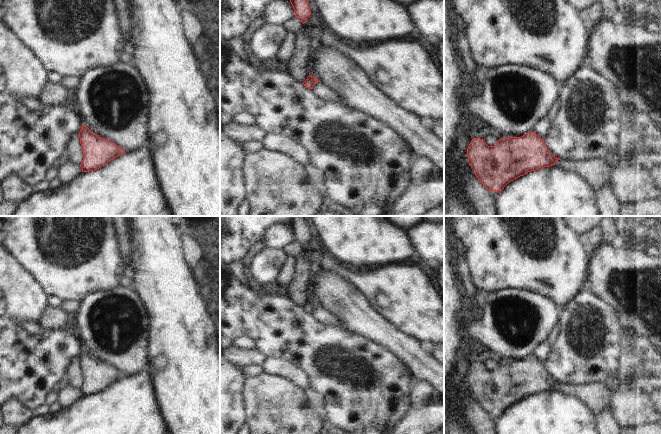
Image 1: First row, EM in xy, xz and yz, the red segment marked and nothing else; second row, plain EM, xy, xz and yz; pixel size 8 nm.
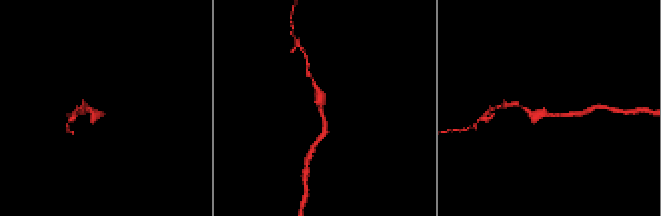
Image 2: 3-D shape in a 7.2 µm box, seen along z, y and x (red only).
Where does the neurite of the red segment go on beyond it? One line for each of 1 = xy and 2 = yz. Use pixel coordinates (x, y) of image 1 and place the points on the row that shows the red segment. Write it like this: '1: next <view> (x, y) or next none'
1: next none
2: next none

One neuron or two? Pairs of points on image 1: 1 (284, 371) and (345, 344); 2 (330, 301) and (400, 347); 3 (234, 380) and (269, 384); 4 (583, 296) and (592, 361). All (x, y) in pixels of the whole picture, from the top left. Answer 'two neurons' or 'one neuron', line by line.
1: two neurons
2: one neuron
3: two neurons
4: one neuron

